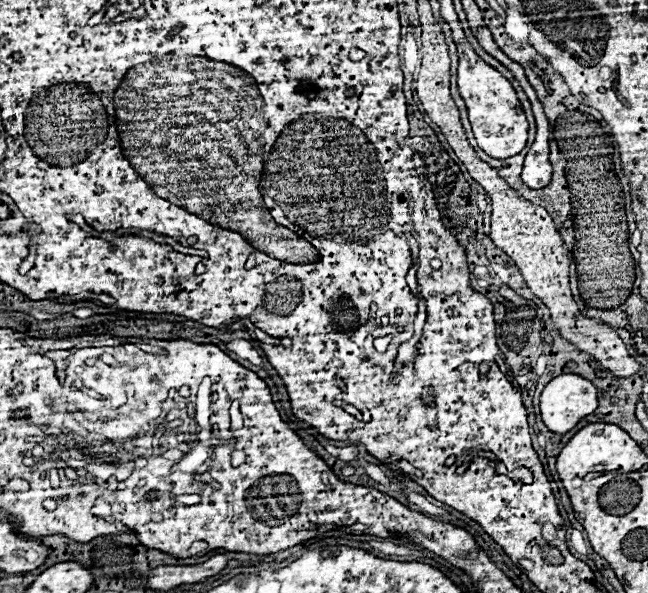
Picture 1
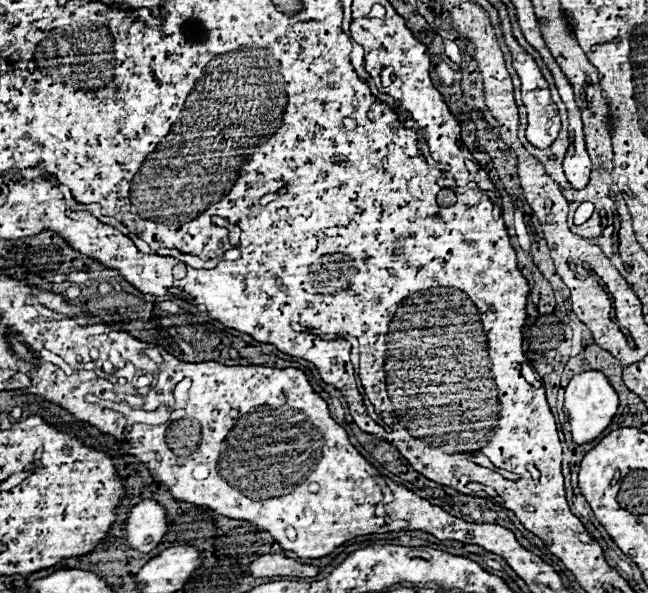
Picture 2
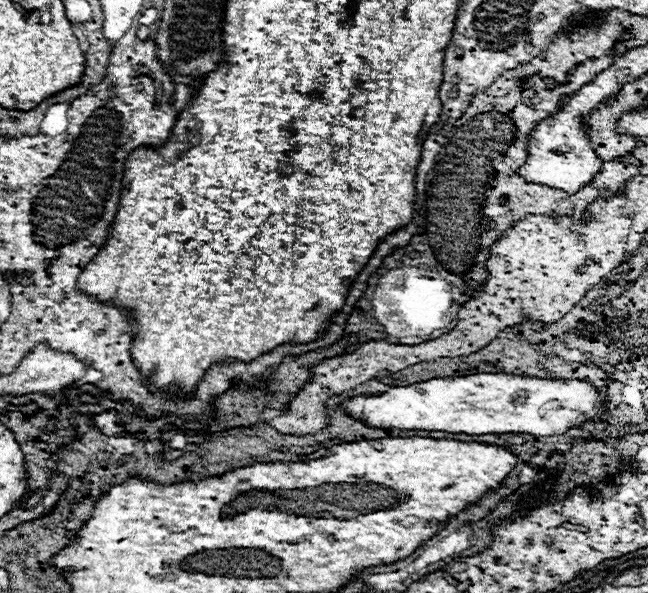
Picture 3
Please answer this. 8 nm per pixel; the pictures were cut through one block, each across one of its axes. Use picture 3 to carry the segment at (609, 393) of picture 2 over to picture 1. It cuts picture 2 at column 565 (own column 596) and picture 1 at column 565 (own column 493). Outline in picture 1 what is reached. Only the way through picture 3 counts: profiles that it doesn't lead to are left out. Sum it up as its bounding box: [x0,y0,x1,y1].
[540,374,598,434]

